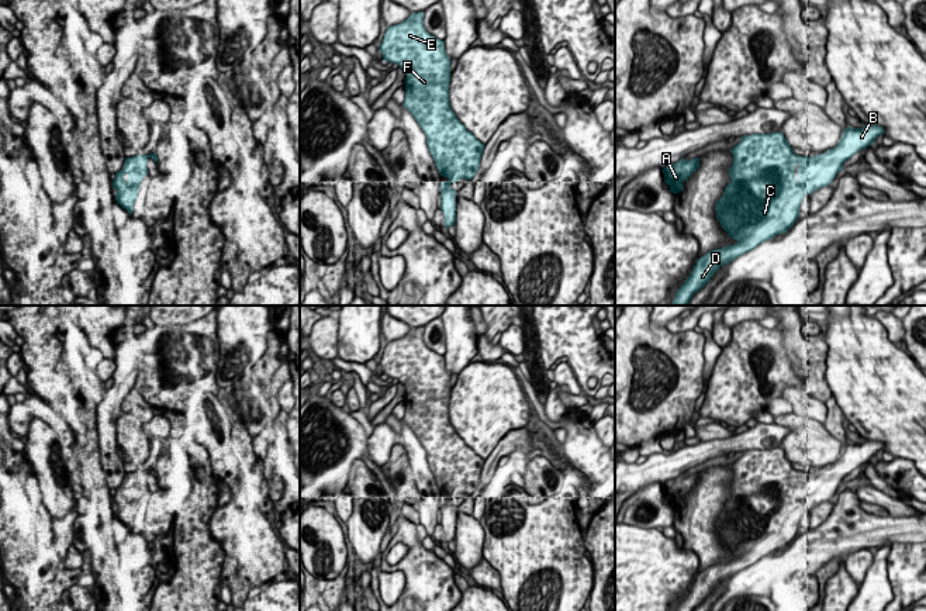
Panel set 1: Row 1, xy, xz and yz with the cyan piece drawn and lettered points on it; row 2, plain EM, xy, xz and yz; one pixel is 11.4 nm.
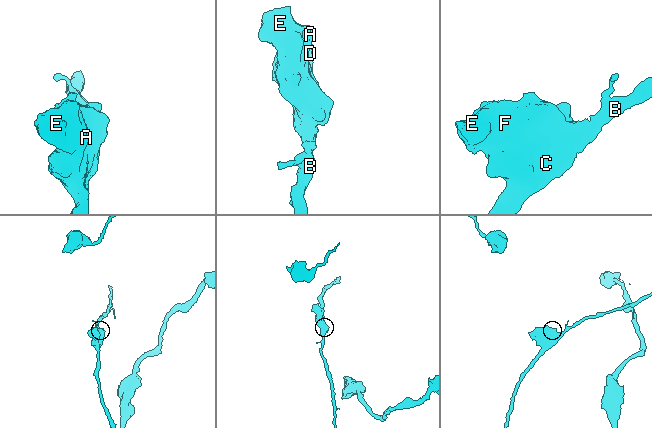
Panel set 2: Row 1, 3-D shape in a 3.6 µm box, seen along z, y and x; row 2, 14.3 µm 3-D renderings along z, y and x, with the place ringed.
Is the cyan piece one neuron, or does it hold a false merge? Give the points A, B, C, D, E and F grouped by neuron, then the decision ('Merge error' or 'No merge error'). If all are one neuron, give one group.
Groups: A B C D E F. No merge error

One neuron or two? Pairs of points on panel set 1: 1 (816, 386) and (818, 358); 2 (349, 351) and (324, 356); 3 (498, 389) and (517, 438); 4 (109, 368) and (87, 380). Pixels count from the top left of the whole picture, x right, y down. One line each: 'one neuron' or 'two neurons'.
1: one neuron
2: two neurons
3: two neurons
4: two neurons

